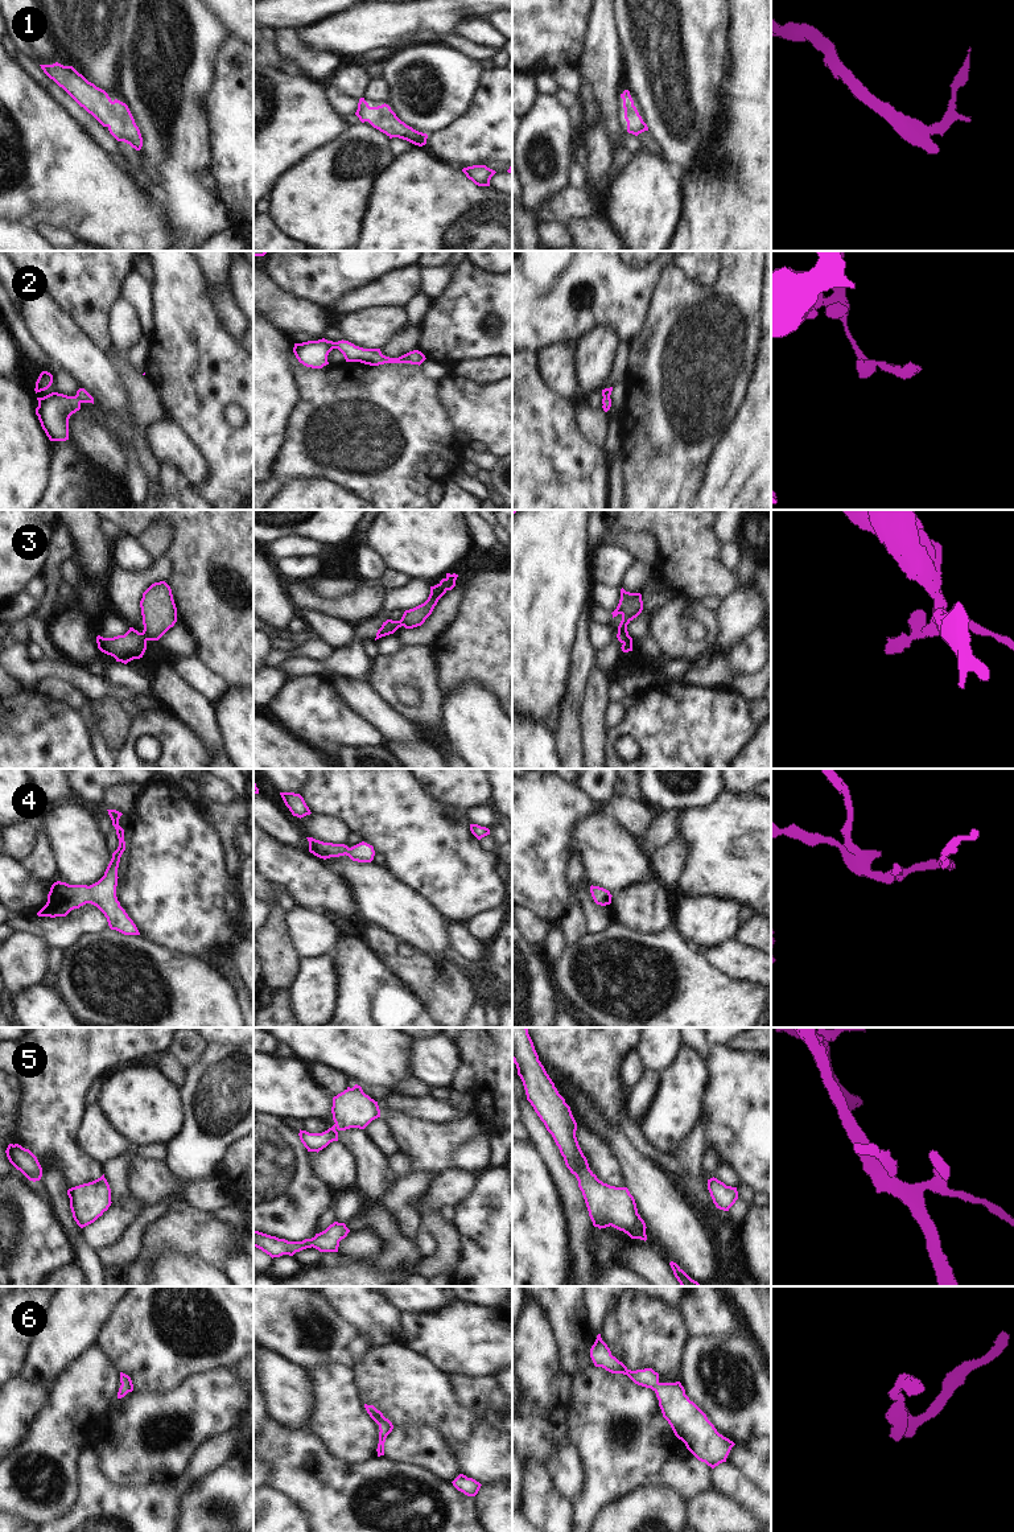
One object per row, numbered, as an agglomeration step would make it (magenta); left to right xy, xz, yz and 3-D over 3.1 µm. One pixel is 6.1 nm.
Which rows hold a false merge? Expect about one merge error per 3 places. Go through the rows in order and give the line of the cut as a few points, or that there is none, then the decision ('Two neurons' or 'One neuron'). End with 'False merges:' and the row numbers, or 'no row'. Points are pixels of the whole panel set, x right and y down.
1: No split. One neuron
2: No split. One neuron
3: No split. One neuron
4: No split. One neuron
5: No split. One neuron
6: No split. One neuron
False merges: no row.

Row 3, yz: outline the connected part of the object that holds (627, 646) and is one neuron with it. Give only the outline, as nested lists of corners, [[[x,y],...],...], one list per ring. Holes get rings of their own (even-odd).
[[[623,588],[621,589],[621,600],[617,609],[611,613],[613,618],[618,614],[622,615],[622,621],[618,626],[617,638],[622,643],[622,651],[632,651],[632,638],[628,635],[627,625],[636,618],[643,610],[643,601],[640,593],[630,593]]]

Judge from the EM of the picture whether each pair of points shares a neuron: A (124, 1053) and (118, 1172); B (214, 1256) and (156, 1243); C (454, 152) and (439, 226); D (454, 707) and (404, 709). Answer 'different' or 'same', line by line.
A: different
B: same
C: different
D: different

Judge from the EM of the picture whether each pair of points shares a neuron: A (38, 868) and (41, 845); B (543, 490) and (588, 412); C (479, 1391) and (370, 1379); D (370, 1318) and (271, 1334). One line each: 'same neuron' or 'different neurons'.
A: same neuron
B: different neurons
C: different neurons
D: different neurons

